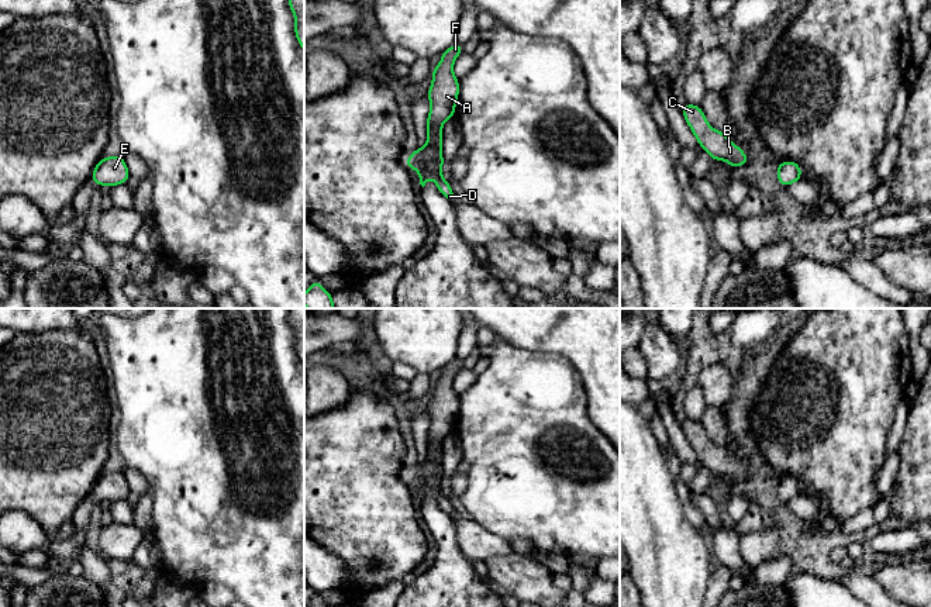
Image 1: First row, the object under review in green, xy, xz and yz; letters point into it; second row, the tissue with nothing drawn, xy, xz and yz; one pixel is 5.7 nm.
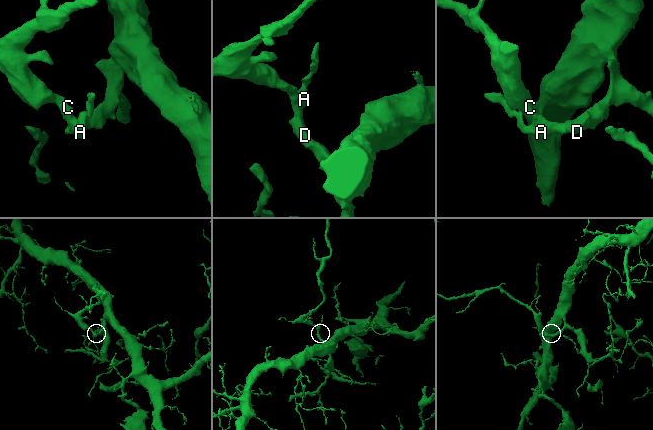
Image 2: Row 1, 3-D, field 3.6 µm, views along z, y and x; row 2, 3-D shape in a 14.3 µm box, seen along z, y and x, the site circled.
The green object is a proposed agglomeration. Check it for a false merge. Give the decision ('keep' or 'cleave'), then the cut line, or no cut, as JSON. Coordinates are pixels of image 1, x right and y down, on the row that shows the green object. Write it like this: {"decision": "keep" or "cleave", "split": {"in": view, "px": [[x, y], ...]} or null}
{"decision": "keep", "split": null}

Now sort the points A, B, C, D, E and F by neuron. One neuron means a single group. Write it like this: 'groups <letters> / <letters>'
groups A B C D E F

